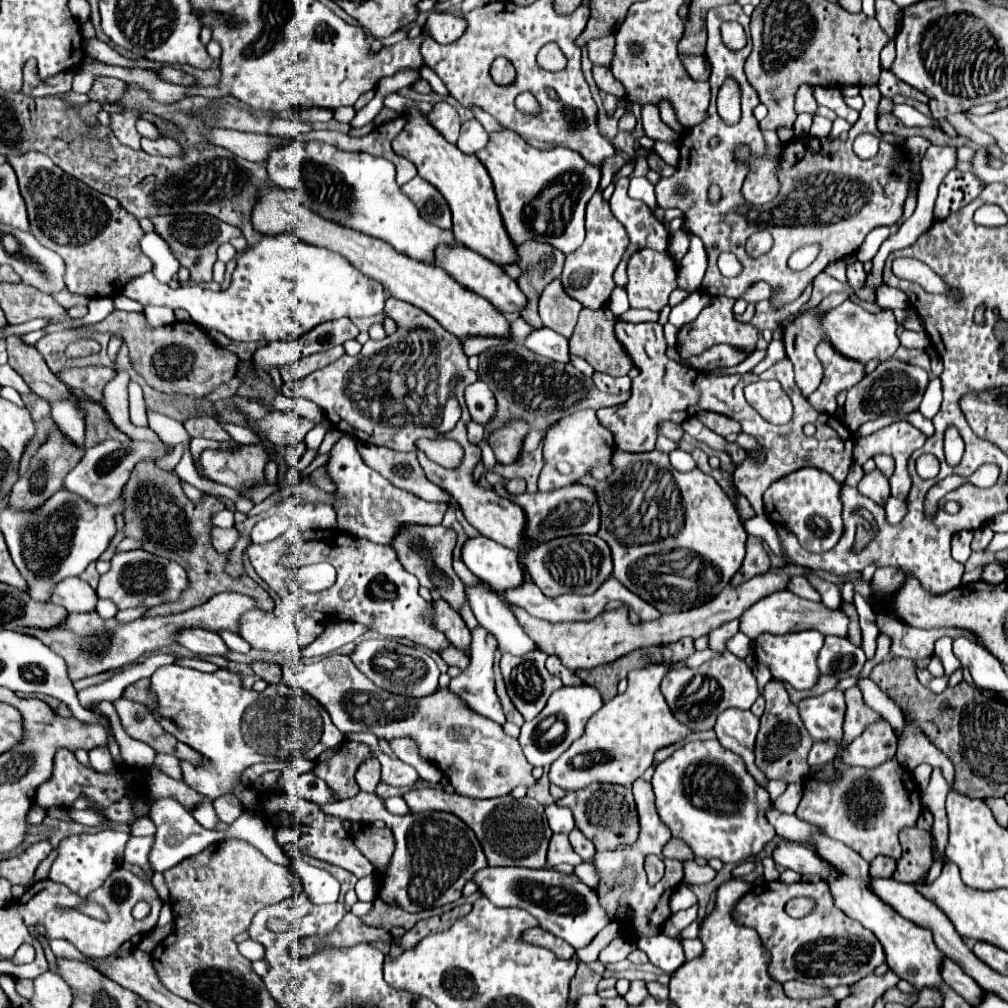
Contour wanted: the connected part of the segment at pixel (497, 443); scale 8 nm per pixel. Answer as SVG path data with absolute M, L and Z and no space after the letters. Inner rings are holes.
M511 419L507 425L511 427L501 427L488 438L499 463L515 463L521 455L523 441L529 433L529 423L523 419Z

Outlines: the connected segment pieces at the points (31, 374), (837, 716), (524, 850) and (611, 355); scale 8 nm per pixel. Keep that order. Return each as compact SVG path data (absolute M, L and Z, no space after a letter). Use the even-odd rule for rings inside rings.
M9 335L7 347L9 347L9 365L23 377L23 381L29 385L33 393L41 395L47 401L67 397L67 389L63 381L59 381L49 371L37 347L23 343L19 335Z
M831 689L819 697L807 697L799 701L799 715L815 741L831 741L835 739L841 743L841 733L843 733L843 717L845 717L845 695L839 689Z
M413 787L403 795L411 811L449 811L461 817L481 841L487 861L491 867L527 867L541 869L547 863L547 845L551 839L551 829L547 825L545 809L539 801L531 797L513 799L509 795L495 799L469 799L463 795L449 795L441 787Z
M583 309L581 315L579 315L575 333L569 341L569 349L571 349L571 353L583 357L595 371L607 373L611 377L623 377L623 375L629 373L629 369L633 369L633 363L629 361L627 353L621 349L619 341L615 339L613 325L615 325L615 317L611 315L609 309L601 309L601 311Z

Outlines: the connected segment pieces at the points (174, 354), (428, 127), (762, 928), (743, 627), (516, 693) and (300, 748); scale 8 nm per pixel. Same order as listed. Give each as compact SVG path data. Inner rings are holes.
M113 311L97 325L109 325L109 333L121 337L129 345L129 357L135 371L147 381L149 387L167 395L193 395L205 397L217 385L233 379L237 369L237 355L215 347L207 333L195 323L171 323L165 327L149 329L143 313Z
M417 107L405 111L405 129L393 139L393 151L415 163L419 175L429 181L447 199L453 213L453 235L455 241L481 253L497 265L515 263L517 249L509 243L509 235L501 225L501 215L497 209L497 199L493 193L493 183L487 169L475 155L461 153L453 143L449 143L421 113Z
M773 881L773 883L761 883L757 887L753 887L751 891L747 891L739 903L733 909L733 919L737 921L737 925L743 927L751 927L759 933L759 939L763 943L763 947L769 951L769 975L777 981L777 983L785 983L785 981L803 981L809 985L821 985L821 987L837 987L837 985L853 985L857 981L861 981L863 977L867 977L869 973L873 973L873 969L881 963L885 963L885 953L883 947L879 943L879 939L865 927L859 925L859 921L853 921L849 917L845 917L845 913L841 913L831 899L829 887L823 881L817 883L793 883L787 885L783 881ZM793 897L813 897L817 901L817 909L805 917L805 919L791 919L785 913L785 903Z
M787 589L757 601L753 607L749 607L739 617L739 631L745 633L749 639L757 639L761 633L785 635L785 633L793 633L793 631L805 631L805 629L817 629L823 635L847 637L847 627L849 627L849 619L847 619L847 615L843 611L825 609L823 603L805 601L805 599L797 597L795 593L791 593Z
M539 649L519 655L519 657L511 655L511 653L503 653L503 657L501 657L501 673L503 673L505 685L507 685L507 693L513 701L513 705L517 707L517 711L525 717L525 721L535 719L543 711L549 695L563 685L557 677L553 677L545 669L545 659L547 659L547 653L541 653Z
M169 665L159 667L153 673L151 691L159 701L159 707L151 713L157 717L161 727L205 757L205 767L181 761L183 783L203 795L203 801L191 811L191 815L205 829L215 829L219 823L213 801L219 793L233 791L247 767L255 763L287 761L287 751L289 761L301 757L315 761L323 751L345 739L317 699L283 681L279 685L267 685L263 693L257 693L253 689L245 689L239 673L229 669L201 673L189 667Z

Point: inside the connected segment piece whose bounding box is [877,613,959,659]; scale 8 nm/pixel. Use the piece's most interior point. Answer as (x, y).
(909, 642)

